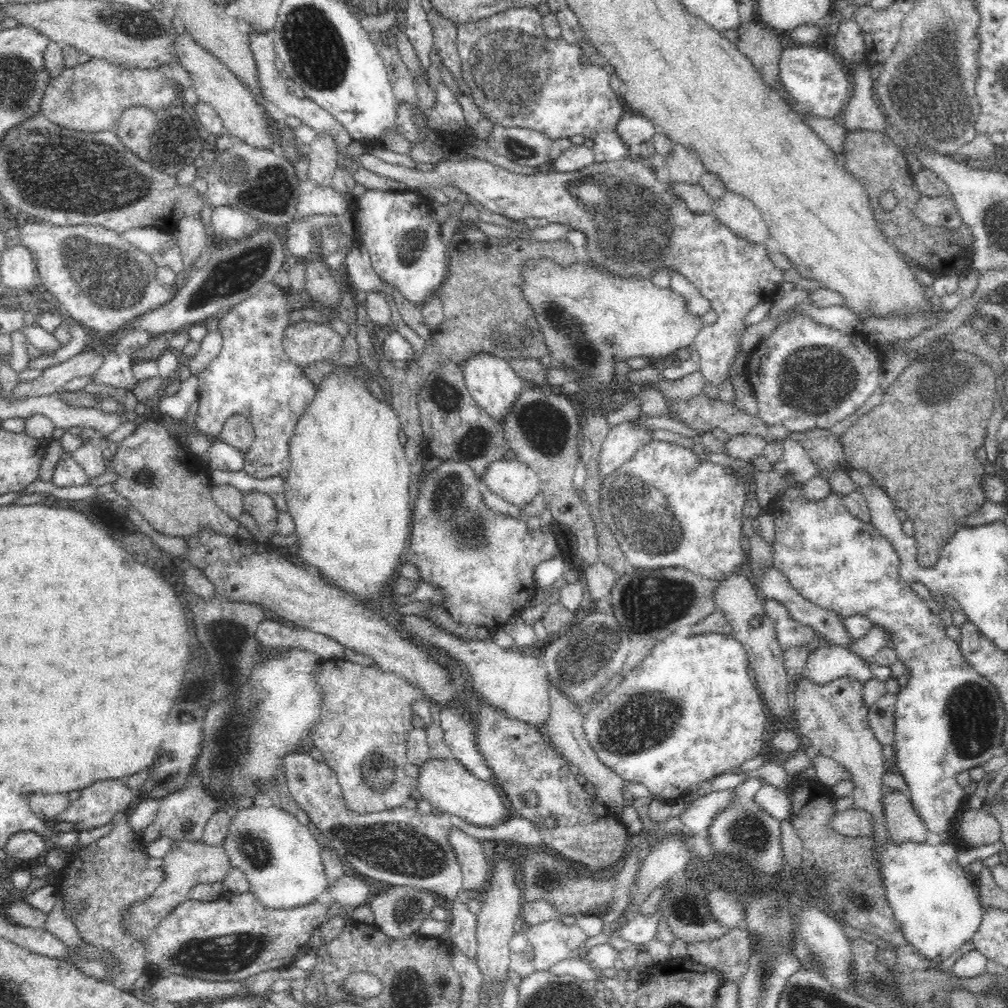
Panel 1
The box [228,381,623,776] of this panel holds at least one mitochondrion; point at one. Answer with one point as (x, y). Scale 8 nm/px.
(452, 510)

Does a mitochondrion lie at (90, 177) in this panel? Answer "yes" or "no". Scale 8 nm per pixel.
yes

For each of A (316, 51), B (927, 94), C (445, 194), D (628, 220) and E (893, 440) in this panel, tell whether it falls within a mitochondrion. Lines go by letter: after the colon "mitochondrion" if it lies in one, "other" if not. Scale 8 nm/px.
A: mitochondrion
B: mitochondrion
C: other
D: mitochondrion
E: other

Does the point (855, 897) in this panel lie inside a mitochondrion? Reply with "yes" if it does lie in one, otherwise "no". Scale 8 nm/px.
yes

